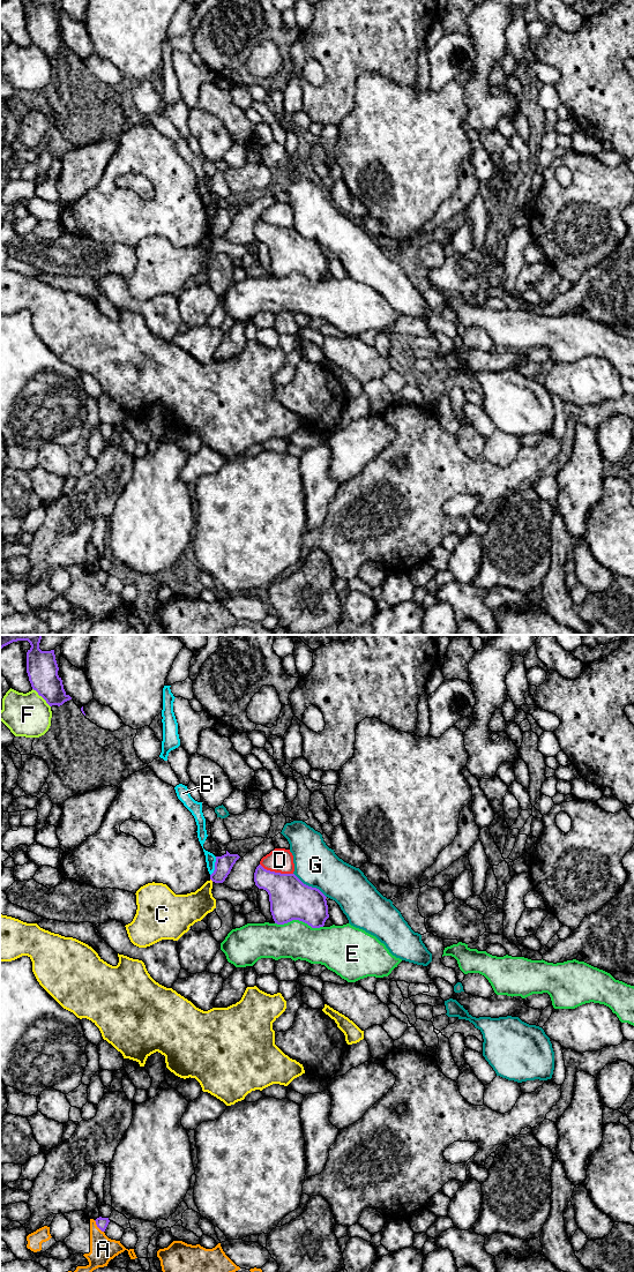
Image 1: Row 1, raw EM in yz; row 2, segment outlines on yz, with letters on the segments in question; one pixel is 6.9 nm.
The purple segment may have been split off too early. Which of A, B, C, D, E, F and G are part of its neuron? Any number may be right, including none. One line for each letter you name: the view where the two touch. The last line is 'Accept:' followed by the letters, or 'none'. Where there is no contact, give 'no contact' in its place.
Accept: none

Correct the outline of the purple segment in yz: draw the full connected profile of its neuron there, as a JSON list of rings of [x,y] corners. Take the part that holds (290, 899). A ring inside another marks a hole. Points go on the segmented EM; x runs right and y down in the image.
[[[259,865],[254,882],[268,892],[270,912],[277,925],[299,920],[320,928],[329,918],[327,897],[319,889],[304,884],[294,874],[270,871]]]

